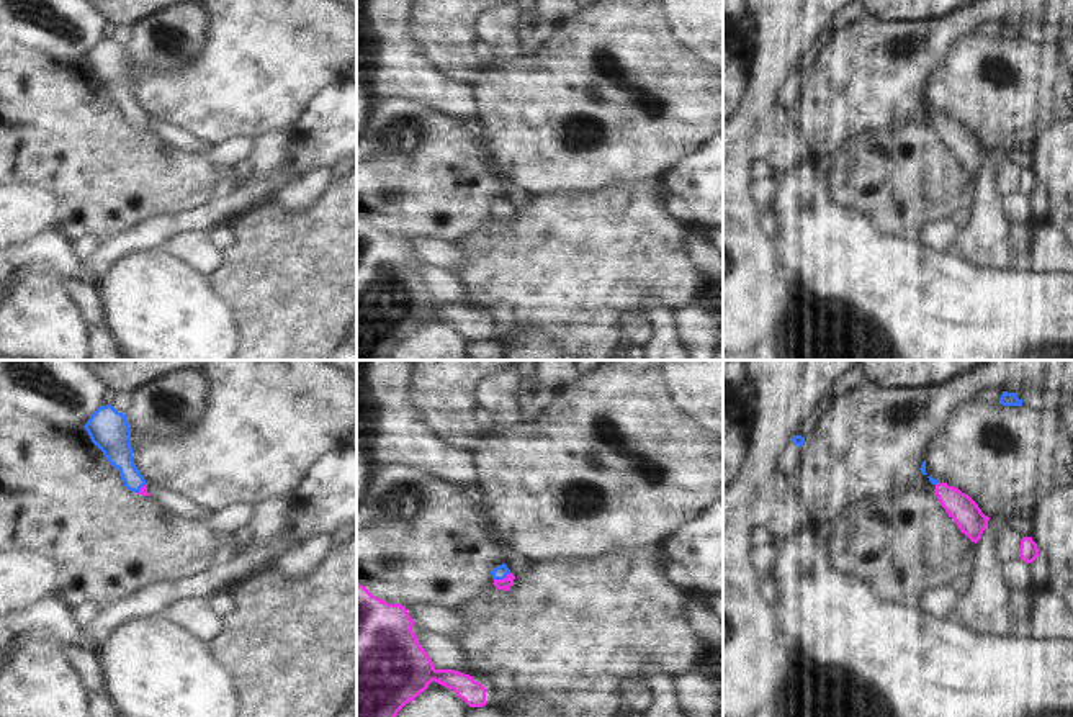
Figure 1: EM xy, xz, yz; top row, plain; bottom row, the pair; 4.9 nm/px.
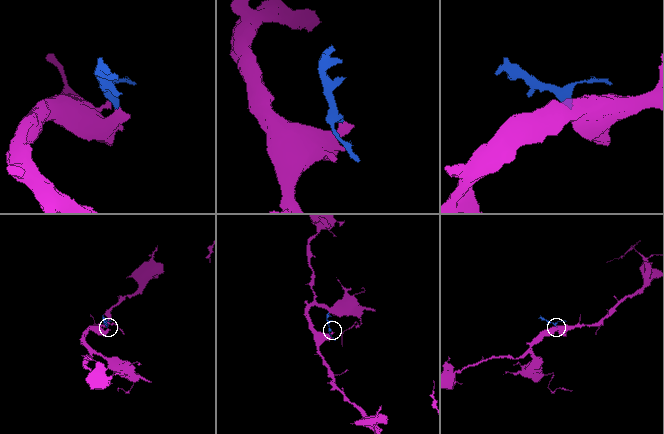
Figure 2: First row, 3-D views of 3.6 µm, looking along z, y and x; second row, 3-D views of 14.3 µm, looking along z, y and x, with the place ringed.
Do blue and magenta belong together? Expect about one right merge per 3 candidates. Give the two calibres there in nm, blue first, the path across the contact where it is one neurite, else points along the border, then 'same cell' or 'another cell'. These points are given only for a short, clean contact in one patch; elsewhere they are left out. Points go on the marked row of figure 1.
70/60 nm | across xz (501, 572), (502, 578), (506, 583) | same cell

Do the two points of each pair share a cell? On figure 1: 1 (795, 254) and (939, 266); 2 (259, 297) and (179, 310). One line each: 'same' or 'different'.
1: same
2: different

